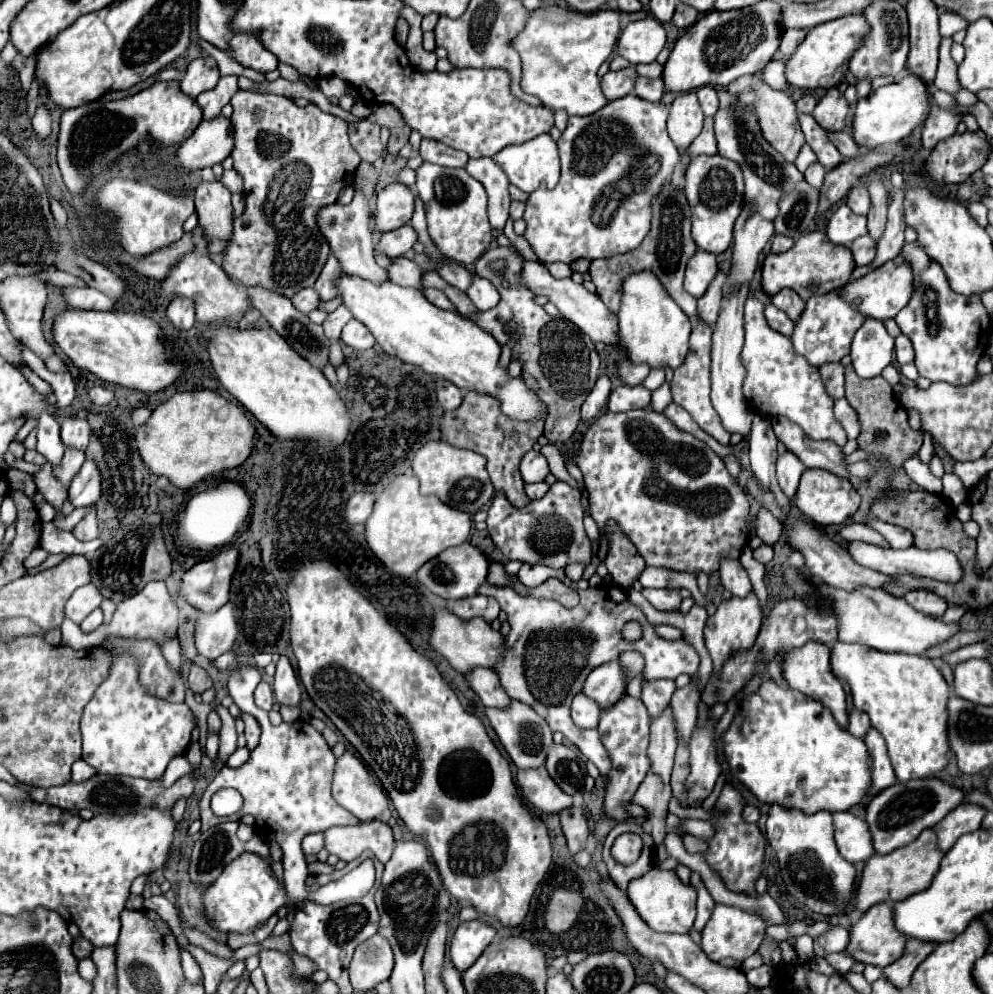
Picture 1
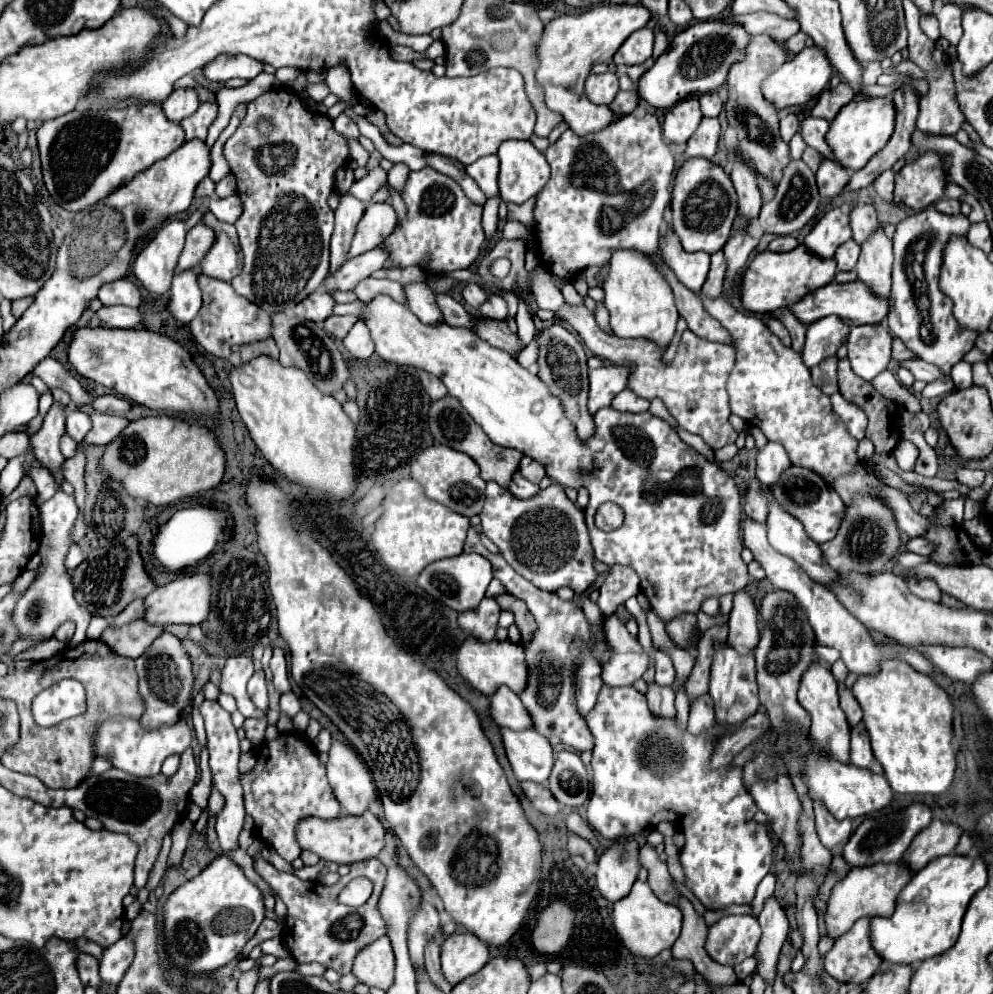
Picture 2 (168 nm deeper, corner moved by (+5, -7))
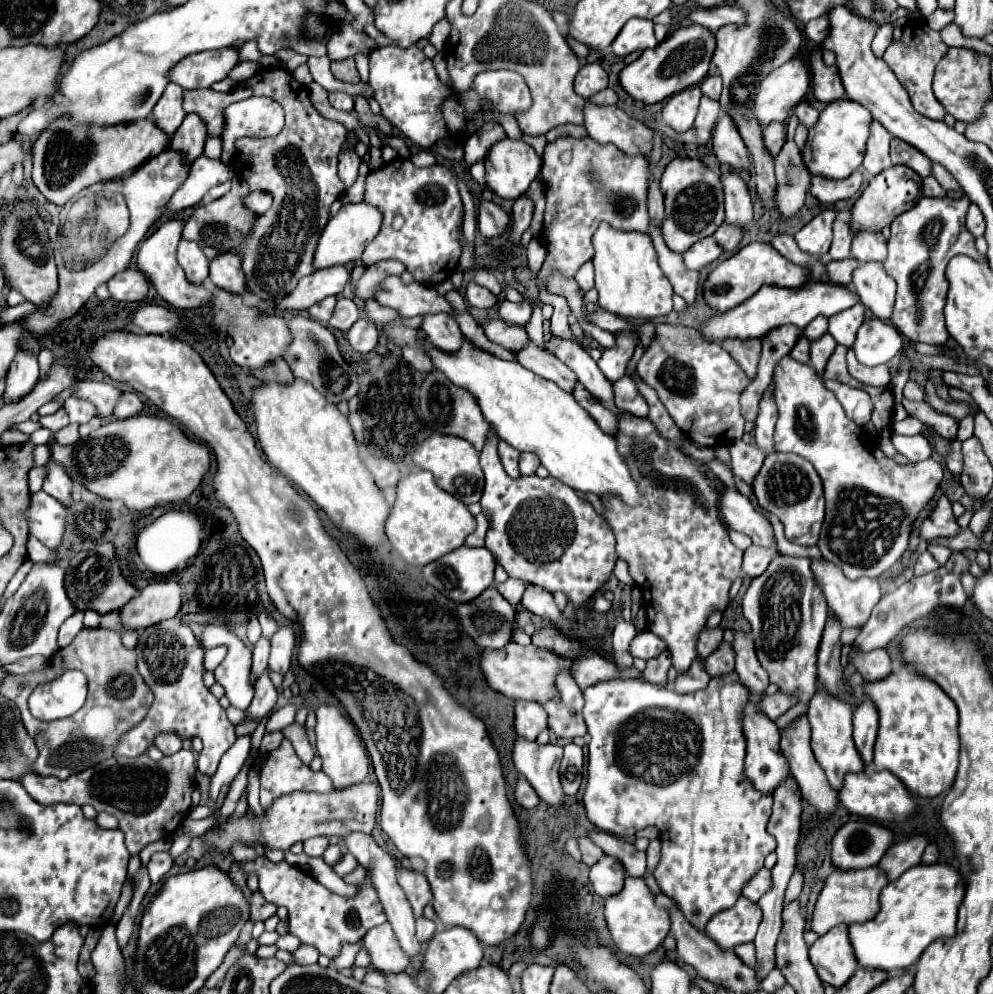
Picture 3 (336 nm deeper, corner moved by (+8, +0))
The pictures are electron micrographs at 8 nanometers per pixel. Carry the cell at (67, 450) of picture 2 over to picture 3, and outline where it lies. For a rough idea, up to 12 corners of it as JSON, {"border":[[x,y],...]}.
{"border":[[59,409],[39,423],[55,433],[69,423],[67,411]]}

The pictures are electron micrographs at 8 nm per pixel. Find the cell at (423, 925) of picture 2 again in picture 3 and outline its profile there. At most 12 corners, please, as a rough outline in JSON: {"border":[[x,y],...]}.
{"border":[[413,869],[399,873],[399,885],[415,917],[433,901],[425,875]]}

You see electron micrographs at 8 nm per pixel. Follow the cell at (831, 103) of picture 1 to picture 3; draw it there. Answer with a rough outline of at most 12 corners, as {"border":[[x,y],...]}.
{"border":[[821,49],[809,51],[811,89],[817,101],[845,97],[835,65],[825,65]]}

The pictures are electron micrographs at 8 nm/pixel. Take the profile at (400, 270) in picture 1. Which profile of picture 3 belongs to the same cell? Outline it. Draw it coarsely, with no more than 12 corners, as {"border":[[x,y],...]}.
{"border":[[425,315],[421,329],[429,343],[455,353],[467,339],[447,315]]}

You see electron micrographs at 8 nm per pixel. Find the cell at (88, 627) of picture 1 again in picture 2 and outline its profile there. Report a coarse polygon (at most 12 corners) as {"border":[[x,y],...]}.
{"border":[[58,490],[40,506],[42,568],[14,610],[22,636],[52,638],[92,614],[74,600],[64,558],[78,516]]}

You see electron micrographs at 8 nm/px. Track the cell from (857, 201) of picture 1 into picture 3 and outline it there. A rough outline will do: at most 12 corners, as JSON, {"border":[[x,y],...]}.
{"border":[[855,233],[851,255],[861,263],[883,263],[881,233]]}

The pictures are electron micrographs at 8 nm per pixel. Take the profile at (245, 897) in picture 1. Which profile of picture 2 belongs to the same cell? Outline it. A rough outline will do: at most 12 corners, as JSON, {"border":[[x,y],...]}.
{"border":[[222,854],[166,900],[172,962],[226,966],[264,898]]}

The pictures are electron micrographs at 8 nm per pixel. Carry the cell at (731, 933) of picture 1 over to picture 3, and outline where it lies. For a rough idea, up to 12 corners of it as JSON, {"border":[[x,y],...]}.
{"border":[[739,897],[715,913],[705,933],[723,949],[751,943],[761,923],[757,903]]}

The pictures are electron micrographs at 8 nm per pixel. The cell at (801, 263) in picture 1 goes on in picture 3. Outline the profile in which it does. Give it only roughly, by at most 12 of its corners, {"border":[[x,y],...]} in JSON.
{"border":[[749,243],[703,281],[715,311],[737,307],[763,285],[793,289],[803,267],[767,243]]}

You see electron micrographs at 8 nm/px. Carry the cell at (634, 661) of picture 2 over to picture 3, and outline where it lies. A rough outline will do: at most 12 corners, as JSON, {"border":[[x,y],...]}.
{"border":[[641,631],[631,643],[631,655],[657,657],[667,643]]}

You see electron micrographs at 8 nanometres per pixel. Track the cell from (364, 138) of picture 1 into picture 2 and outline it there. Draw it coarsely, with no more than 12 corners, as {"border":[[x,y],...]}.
{"border":[[344,114],[334,120],[338,134],[360,138],[358,126]]}

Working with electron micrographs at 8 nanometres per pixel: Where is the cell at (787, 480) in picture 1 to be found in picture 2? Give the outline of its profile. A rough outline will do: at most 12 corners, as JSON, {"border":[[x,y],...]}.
{"border":[[778,442],[758,450],[756,476],[768,486],[792,466]]}

